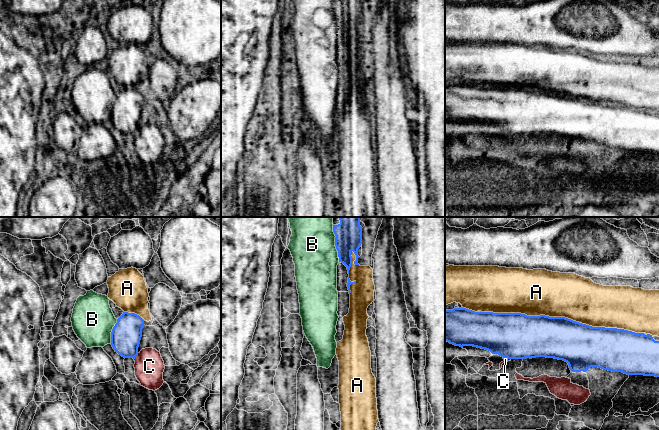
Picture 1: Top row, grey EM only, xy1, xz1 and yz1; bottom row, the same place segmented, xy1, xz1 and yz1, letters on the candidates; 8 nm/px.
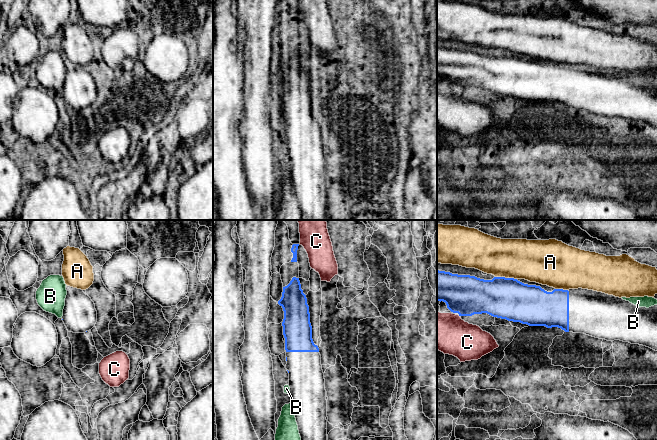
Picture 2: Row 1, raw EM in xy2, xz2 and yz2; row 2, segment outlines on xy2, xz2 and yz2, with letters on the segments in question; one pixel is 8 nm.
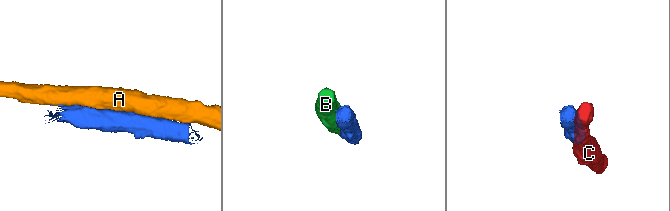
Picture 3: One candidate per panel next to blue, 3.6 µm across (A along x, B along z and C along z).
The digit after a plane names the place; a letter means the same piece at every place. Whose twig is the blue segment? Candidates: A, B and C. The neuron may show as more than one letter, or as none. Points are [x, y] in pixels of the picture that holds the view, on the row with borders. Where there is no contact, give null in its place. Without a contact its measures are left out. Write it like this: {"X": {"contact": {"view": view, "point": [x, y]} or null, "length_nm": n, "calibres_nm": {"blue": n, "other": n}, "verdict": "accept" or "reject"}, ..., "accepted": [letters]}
{"A": {"contact": {"view": "yz1", "point": [562, 317]}, "length_nm": 1300, "calibres_nm": {"blue": 340, "other": 360}, "verdict": "reject"}, "B": {"contact": {"view": "xz1", "point": [335, 243]}, "length_nm": 300, "calibres_nm": {"blue": 220, "other": 360}, "verdict": "reject"}, "C": {"contact": {"view": "xy1", "point": [136, 355]}, "length_nm": 70, "calibres_nm": {"blue": 240, "other": 240}, "verdict": "reject"}, "accepted": []}

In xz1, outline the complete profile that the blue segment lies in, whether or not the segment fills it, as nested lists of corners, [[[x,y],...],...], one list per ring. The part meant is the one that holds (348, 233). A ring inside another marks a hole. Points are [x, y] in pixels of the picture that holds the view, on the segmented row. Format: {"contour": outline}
{"contour": [[[339,217],[340,223],[333,225],[335,246],[338,251],[339,262],[348,270],[354,263],[358,264],[358,249],[362,244],[362,227],[360,217]]]}

